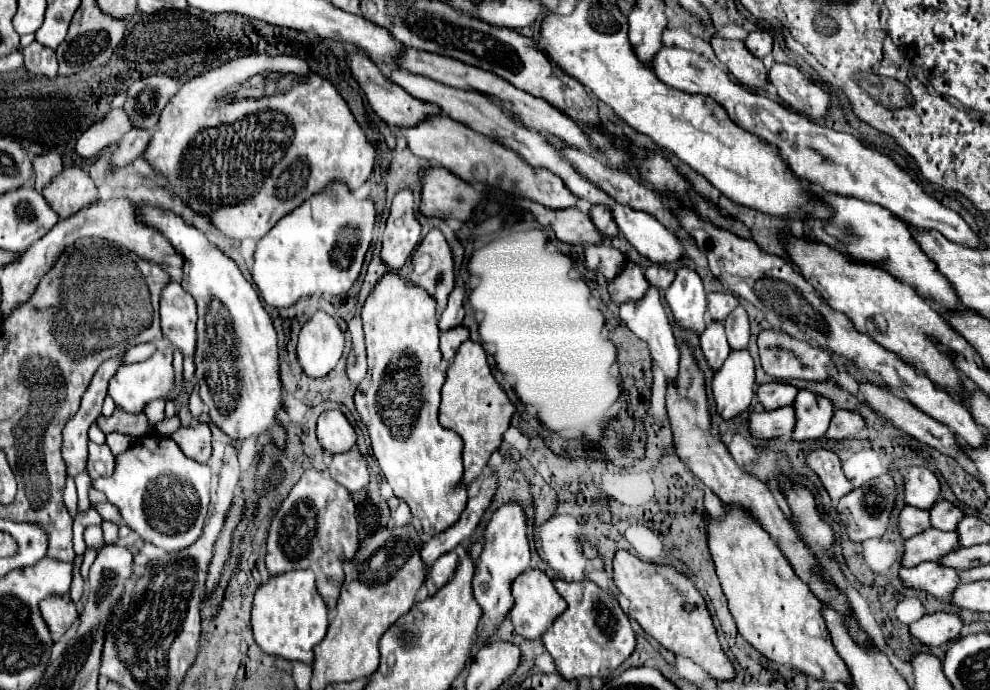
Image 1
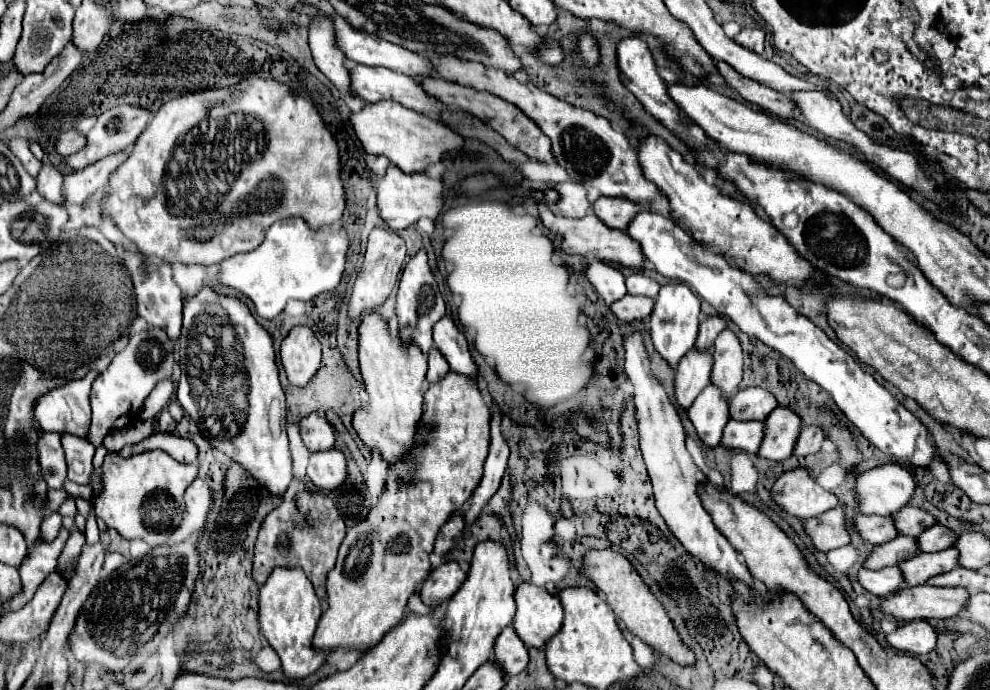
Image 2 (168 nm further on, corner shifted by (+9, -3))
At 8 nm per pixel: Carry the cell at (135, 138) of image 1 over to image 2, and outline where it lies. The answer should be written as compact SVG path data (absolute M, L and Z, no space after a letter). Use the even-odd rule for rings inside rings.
M117 152L111 154L83 170L77 170L73 174L67 174L65 180L65 188L63 188L63 202L73 202L73 204L83 204L85 200L93 198L97 192L101 192L107 182L109 176L117 170L119 164L123 164L127 160L127 152Z

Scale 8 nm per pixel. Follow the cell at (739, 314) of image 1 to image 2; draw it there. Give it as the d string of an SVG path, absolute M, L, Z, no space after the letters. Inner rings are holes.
M725 328L713 348L713 368L711 368L711 384L723 390L725 400L729 400L737 390L743 376L743 354L741 344L729 328Z

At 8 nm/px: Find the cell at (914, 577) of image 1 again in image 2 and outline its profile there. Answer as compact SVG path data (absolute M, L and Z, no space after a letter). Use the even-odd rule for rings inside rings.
M897 566L881 568L881 570L865 570L865 568L861 568L857 572L857 580L867 592L871 592L875 596L889 596L889 594L893 594L899 588L905 586L905 580L903 580L901 570Z

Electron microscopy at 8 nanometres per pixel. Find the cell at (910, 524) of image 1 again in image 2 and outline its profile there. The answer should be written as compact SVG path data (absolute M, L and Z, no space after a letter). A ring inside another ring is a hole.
M855 516L853 526L865 544L883 544L897 536L891 516Z

